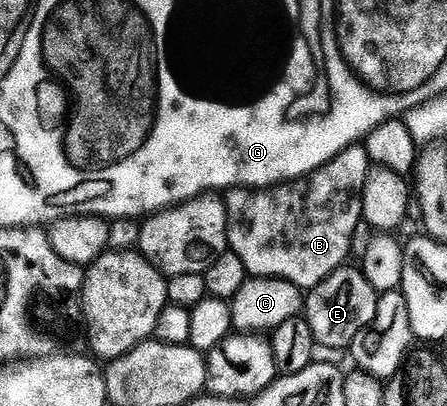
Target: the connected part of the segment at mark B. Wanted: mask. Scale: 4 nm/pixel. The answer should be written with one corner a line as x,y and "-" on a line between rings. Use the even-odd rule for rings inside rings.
354,144
346,148
339,156
335,156
325,166
319,167
308,175
304,180
298,181
292,187
289,198
284,194
281,188
261,188
256,192
237,192
232,195
233,206
231,202
231,217
229,219
229,250
235,256
239,256
239,260
243,260
243,268
247,268
247,272
255,278
278,278
284,282
295,284
303,292
314,290
319,284
323,284
323,280
327,280
327,276
331,276
336,270
341,269
350,261
349,254
354,249
353,237
356,230
363,224
363,215
365,212
365,204
367,195
365,185
371,173
371,161
366,147
361,144

